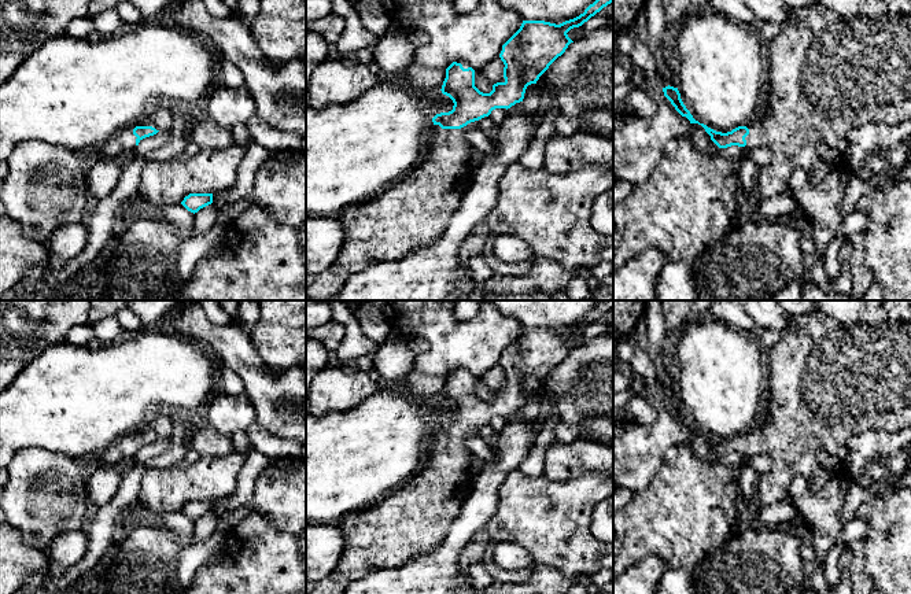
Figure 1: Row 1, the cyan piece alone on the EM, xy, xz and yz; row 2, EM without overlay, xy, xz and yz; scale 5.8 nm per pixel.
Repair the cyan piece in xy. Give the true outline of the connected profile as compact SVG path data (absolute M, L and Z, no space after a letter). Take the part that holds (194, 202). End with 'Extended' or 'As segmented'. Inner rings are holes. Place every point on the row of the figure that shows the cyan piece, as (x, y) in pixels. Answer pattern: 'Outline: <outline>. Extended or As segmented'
Outline: M189 193L181 202L181 204L193 214L211 203L213 203L213 193Z. As segmented

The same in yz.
Outline: M819 1L815 5L793 8L793 14L796 18L788 19L783 25L781 25L779 34L774 40L764 44L764 52L768 56L768 88L770 88L768 100L764 111L750 125L738 126L727 133L716 132L693 118L690 111L683 104L678 88L670 85L663 88L664 96L671 102L675 110L682 117L686 117L690 121L690 123L701 125L705 129L705 132L711 136L711 140L719 148L727 148L731 145L746 147L748 150L756 147L766 147L771 151L772 158L770 165L759 170L757 173L757 187L756 187L755 199L759 200L766 200L781 193L792 193L789 181L793 173L798 169L804 169L808 173L811 185L818 185L827 173L848 171L848 154L847 154L845 137L851 130L870 122L897 125L900 122L906 122L911 119L911 16L910 15L901 12L901 14L884 14L878 16L860 15L853 18L844 18L836 11L825 7Z. Extended

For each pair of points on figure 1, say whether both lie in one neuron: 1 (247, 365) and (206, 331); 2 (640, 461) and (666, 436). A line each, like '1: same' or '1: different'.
1: same
2: same

